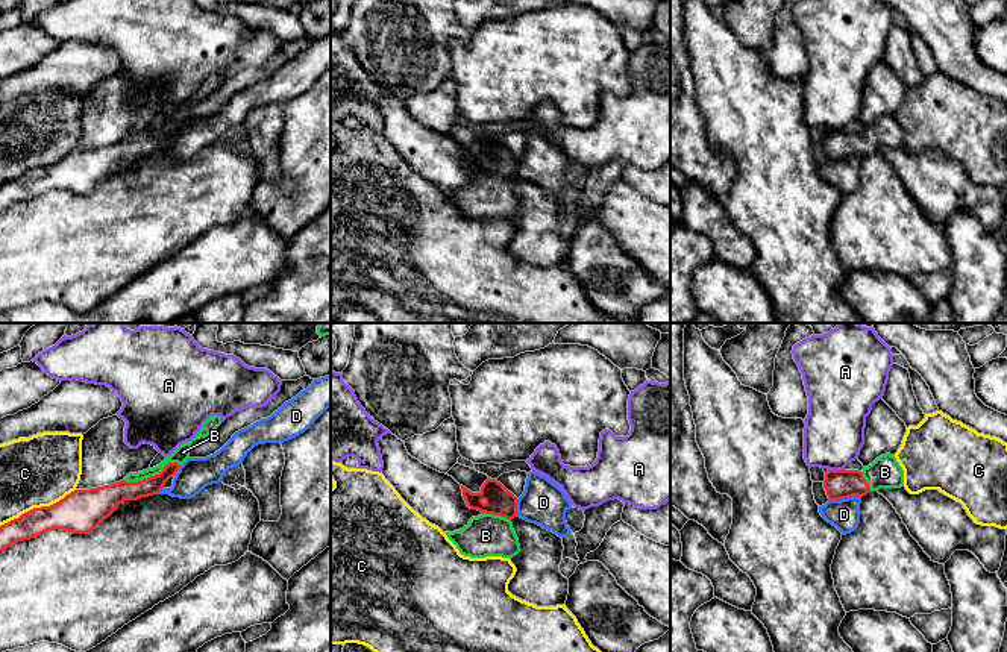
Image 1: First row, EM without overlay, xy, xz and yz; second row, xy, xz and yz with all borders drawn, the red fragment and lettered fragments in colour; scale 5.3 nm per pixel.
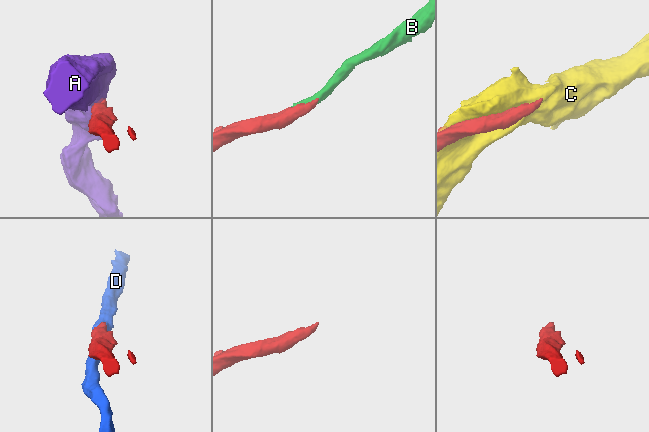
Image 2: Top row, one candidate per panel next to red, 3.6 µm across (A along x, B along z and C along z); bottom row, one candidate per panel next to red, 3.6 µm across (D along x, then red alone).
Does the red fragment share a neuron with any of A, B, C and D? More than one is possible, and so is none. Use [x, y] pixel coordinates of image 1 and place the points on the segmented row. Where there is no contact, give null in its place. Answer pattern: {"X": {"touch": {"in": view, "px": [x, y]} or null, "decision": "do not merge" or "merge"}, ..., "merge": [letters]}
{"A": {"touch": {"in": "yz", "px": [836, 470]}, "decision": "do not merge"}, "B": {"touch": {"in": "xy", "px": [150, 476]}, "decision": "merge"}, "C": {"touch": {"in": "xy", "px": [37, 508]}, "decision": "do not merge"}, "D": {"touch": {"in": "yz", "px": [845, 498]}, "decision": "do not merge"}, "merge": ["B"]}

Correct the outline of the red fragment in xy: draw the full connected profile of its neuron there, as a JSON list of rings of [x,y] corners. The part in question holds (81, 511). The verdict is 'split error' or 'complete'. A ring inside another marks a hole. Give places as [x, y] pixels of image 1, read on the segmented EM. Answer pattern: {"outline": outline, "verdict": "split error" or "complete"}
{"outline": [[[211,415],[191,441],[180,444],[159,465],[129,473],[123,481],[89,490],[74,490],[50,506],[33,508],[0,526],[0,552],[12,544],[62,529],[88,534],[108,519],[124,500],[138,500],[158,494],[165,482],[190,458],[191,444],[205,438],[221,425],[220,415]]], "verdict": "split error"}

